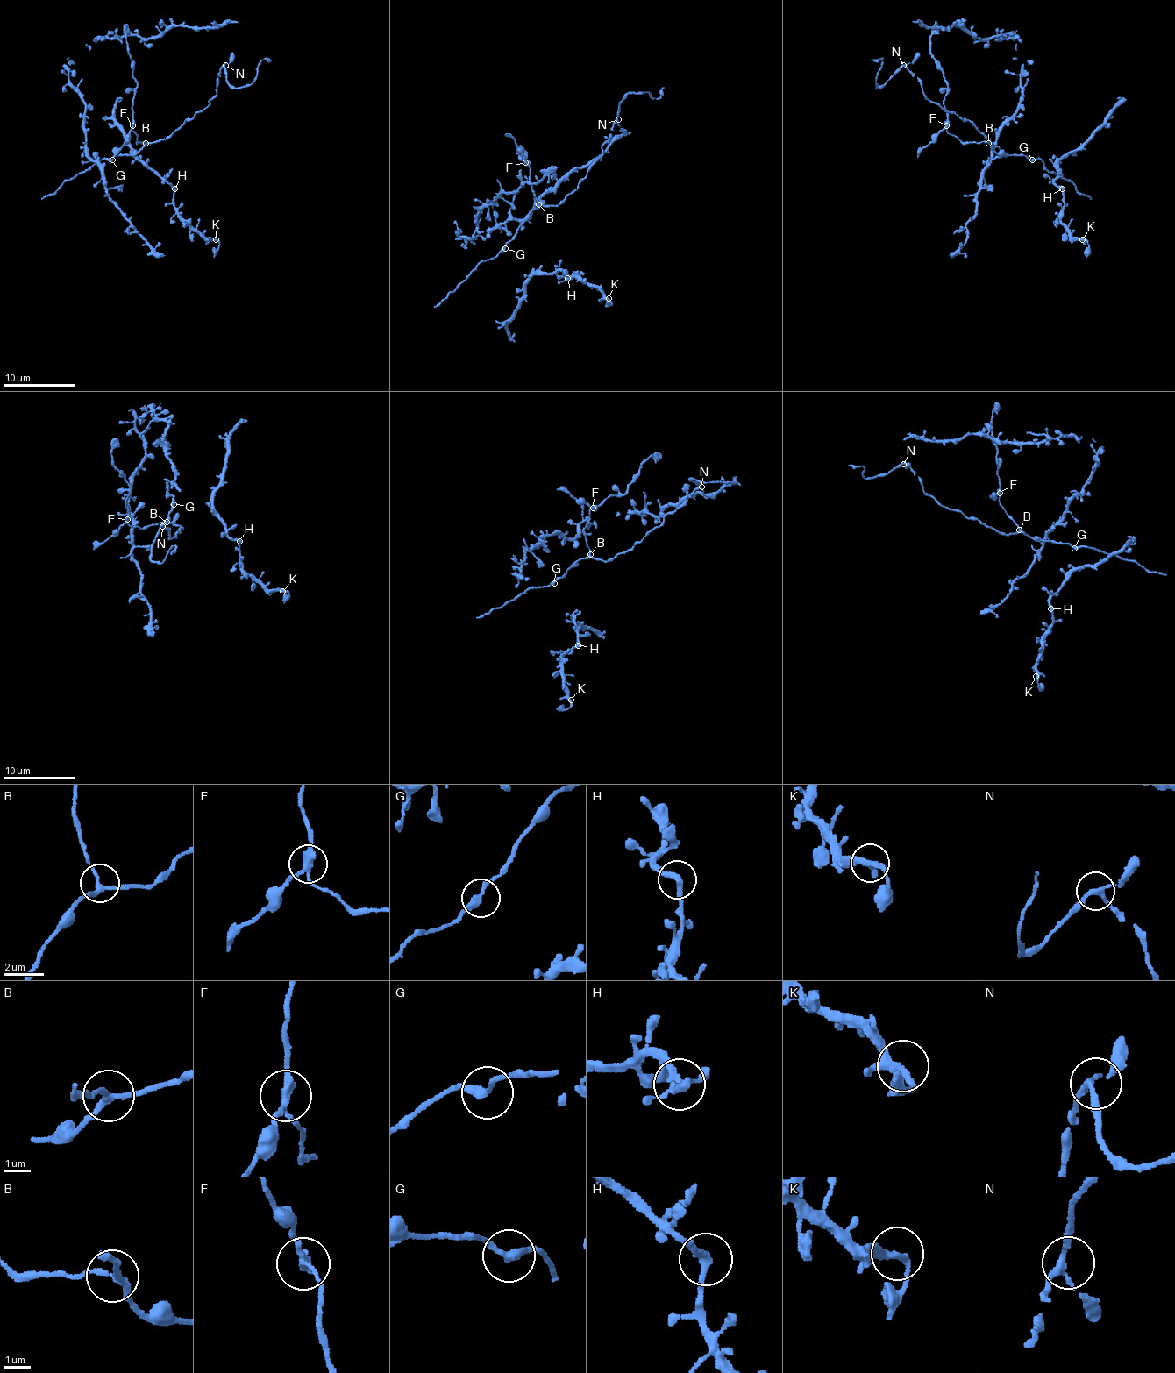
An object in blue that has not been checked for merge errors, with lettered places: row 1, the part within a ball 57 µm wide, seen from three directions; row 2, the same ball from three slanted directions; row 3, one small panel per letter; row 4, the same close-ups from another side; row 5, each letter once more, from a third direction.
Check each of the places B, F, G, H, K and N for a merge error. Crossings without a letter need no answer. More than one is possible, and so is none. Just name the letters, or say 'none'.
F

